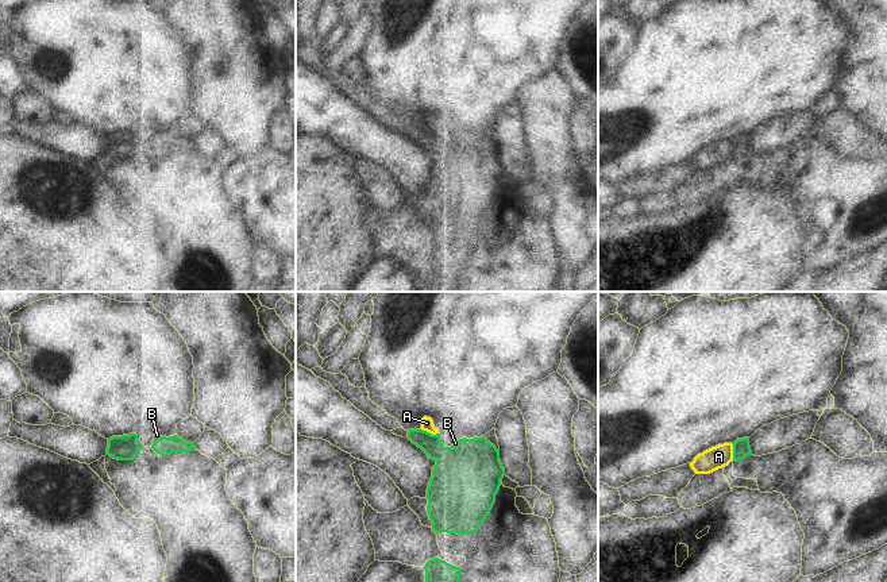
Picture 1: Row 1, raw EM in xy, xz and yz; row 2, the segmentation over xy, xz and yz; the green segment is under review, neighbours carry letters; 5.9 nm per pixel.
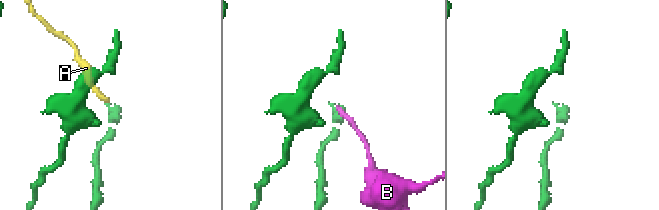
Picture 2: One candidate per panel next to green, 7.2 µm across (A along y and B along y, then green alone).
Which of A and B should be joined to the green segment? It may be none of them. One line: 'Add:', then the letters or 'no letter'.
Add: A

